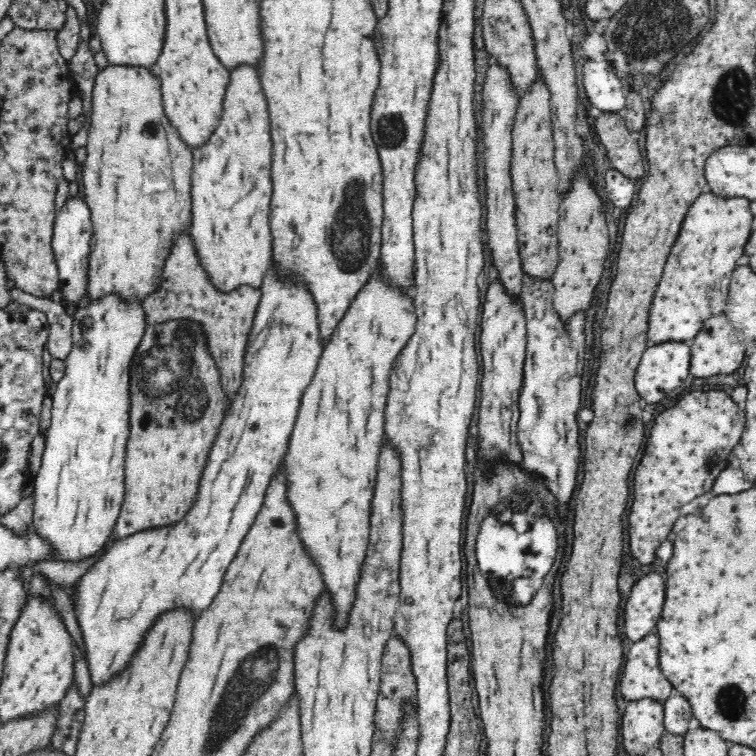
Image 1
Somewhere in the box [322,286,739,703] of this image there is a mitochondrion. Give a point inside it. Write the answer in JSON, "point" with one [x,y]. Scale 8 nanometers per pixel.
{"point":[507,547]}

